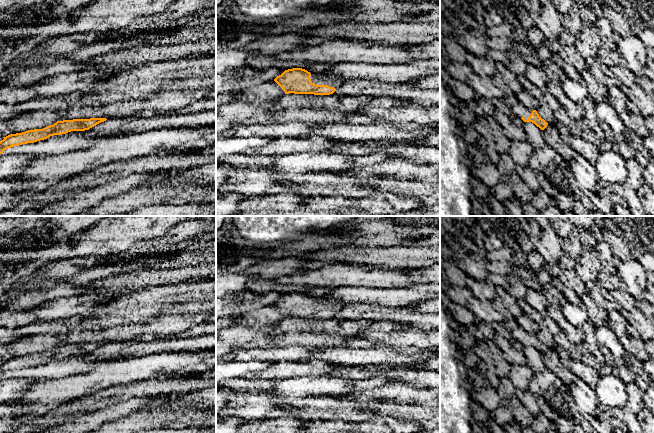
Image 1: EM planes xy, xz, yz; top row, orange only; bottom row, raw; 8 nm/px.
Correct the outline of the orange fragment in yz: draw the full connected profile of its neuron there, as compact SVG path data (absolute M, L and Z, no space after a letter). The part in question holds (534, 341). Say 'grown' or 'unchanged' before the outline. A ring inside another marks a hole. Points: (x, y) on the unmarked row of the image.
grown; M519 325L511 332L511 336L514 340L521 342L524 346L532 346L541 354L544 354L548 347L542 343L536 334L528 334Z

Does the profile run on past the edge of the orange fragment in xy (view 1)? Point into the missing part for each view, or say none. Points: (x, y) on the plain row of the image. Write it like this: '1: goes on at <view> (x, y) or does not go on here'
1: does not go on here

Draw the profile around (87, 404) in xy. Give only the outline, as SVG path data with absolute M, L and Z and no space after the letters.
M170 375L160 376L145 381L134 381L128 384L112 386L99 391L91 396L81 397L68 403L73 408L71 416L63 407L59 407L57 415L43 415L37 417L42 420L37 423L37 433L42 433L79 418L85 413L99 411L108 404L126 401L130 398L142 398L153 396L167 396L189 392L192 390L203 390L216 385L216 378L205 379L193 375Z

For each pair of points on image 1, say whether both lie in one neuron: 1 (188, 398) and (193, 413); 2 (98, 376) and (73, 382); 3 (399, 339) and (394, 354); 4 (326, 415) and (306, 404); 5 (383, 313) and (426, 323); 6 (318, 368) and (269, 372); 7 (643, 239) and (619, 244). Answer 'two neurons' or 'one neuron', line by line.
1: two neurons
2: two neurons
3: two neurons
4: one neuron
5: one neuron
6: one neuron
7: one neuron

